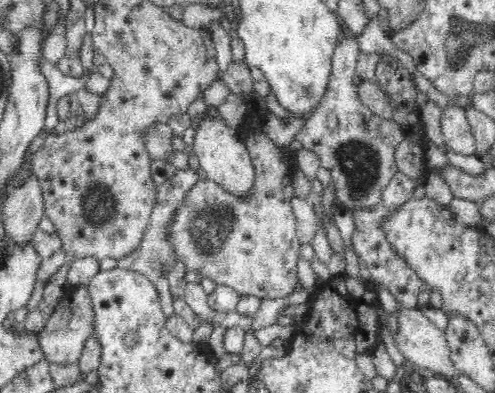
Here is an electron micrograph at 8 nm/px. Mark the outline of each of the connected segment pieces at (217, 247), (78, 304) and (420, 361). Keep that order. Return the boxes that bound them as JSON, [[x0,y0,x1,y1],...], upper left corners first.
[[164,107,300,300],[39,284,97,364],[392,300,454,376]]

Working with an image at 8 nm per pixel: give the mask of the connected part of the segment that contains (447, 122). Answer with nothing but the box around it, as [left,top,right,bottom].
[440,106,476,154]

